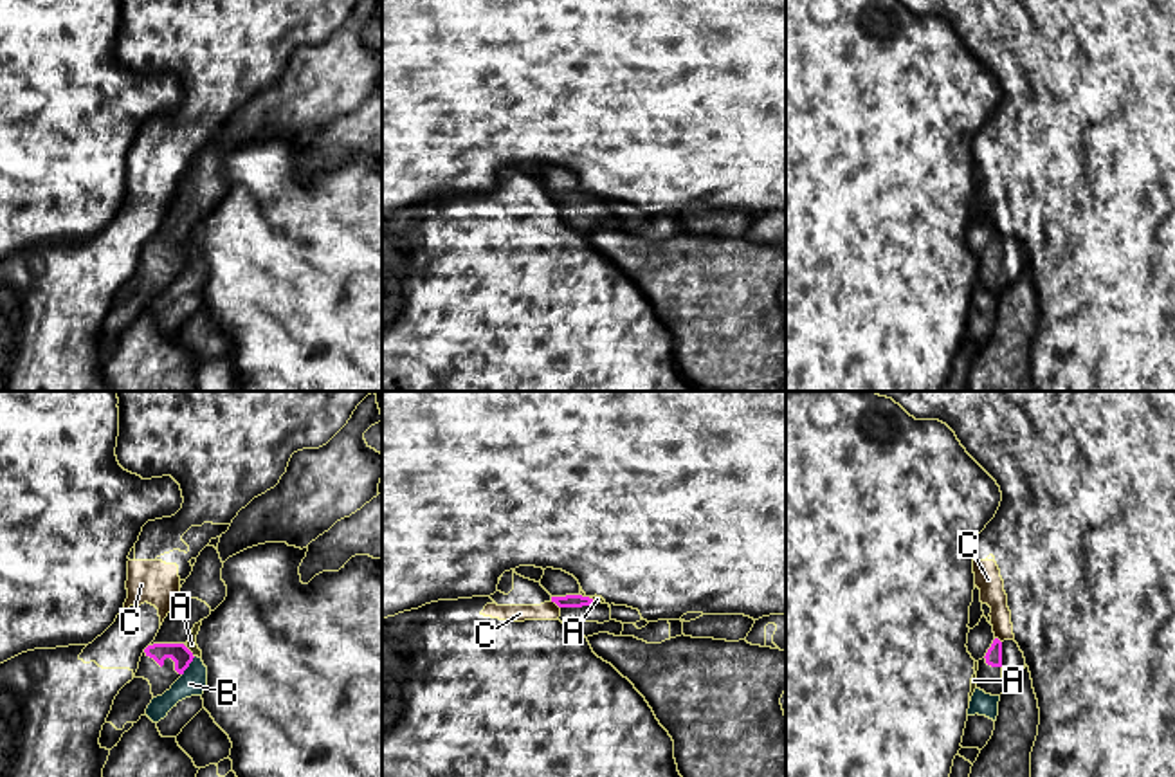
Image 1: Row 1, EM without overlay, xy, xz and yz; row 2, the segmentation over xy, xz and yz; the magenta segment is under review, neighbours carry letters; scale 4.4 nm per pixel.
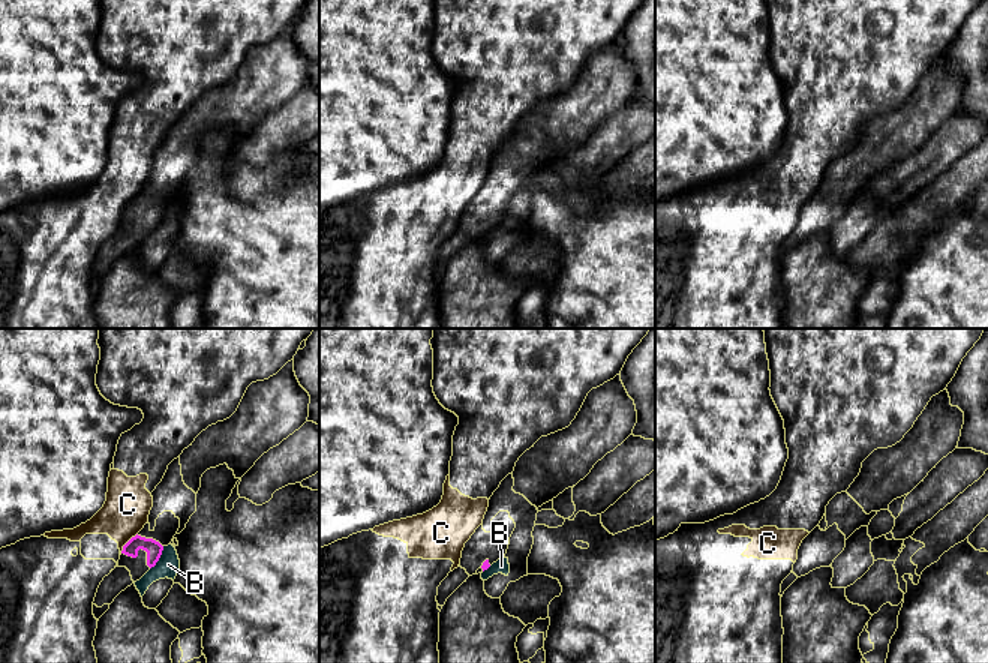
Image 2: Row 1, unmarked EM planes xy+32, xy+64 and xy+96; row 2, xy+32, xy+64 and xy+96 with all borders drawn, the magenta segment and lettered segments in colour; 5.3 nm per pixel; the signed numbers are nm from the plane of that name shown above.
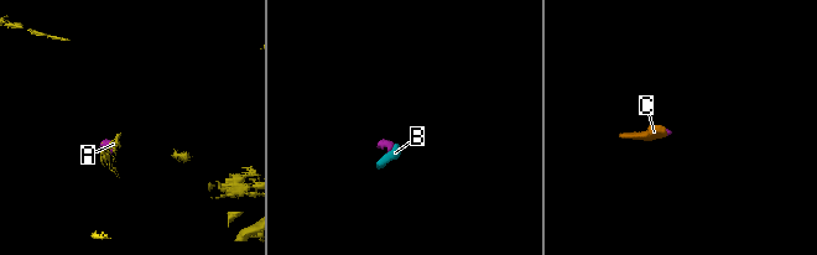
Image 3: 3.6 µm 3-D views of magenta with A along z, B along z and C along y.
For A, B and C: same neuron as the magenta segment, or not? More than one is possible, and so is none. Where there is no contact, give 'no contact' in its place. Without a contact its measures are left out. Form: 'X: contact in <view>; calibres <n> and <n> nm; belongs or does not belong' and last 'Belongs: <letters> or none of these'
A: contact in xy; calibres 90 and 50 nm; does not belong
B: contact in xy; calibres 90 and 120 nm; does not belong
C: contact in xz; calibres 60 and 80 nm; does not belong
Belongs: none of these

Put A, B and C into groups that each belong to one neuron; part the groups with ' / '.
A / B / C

